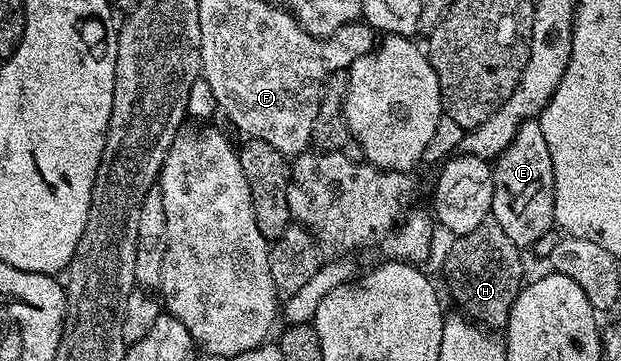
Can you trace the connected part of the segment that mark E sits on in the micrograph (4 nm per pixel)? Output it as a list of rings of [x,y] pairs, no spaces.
[[[526,120],[516,128],[514,139],[495,158],[492,178],[494,199],[490,216],[498,221],[514,244],[532,247],[536,240],[553,228],[556,220],[554,167],[550,163],[550,147],[546,147],[546,135],[542,135],[539,120]]]

